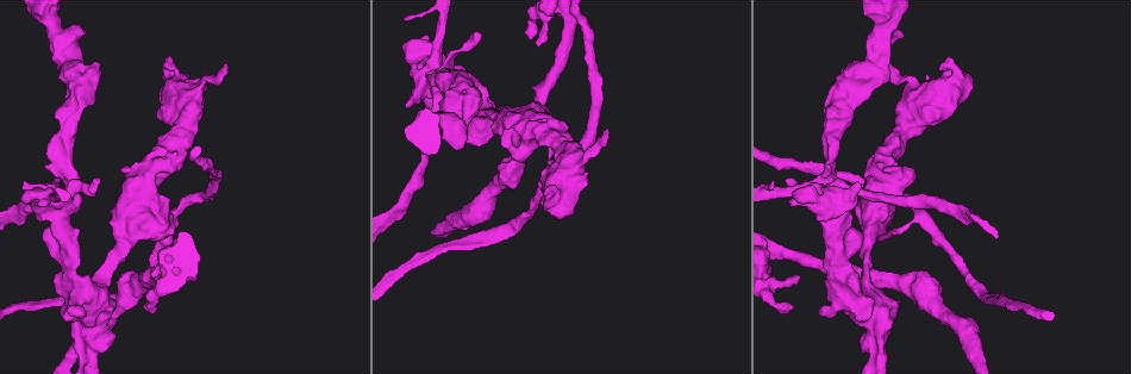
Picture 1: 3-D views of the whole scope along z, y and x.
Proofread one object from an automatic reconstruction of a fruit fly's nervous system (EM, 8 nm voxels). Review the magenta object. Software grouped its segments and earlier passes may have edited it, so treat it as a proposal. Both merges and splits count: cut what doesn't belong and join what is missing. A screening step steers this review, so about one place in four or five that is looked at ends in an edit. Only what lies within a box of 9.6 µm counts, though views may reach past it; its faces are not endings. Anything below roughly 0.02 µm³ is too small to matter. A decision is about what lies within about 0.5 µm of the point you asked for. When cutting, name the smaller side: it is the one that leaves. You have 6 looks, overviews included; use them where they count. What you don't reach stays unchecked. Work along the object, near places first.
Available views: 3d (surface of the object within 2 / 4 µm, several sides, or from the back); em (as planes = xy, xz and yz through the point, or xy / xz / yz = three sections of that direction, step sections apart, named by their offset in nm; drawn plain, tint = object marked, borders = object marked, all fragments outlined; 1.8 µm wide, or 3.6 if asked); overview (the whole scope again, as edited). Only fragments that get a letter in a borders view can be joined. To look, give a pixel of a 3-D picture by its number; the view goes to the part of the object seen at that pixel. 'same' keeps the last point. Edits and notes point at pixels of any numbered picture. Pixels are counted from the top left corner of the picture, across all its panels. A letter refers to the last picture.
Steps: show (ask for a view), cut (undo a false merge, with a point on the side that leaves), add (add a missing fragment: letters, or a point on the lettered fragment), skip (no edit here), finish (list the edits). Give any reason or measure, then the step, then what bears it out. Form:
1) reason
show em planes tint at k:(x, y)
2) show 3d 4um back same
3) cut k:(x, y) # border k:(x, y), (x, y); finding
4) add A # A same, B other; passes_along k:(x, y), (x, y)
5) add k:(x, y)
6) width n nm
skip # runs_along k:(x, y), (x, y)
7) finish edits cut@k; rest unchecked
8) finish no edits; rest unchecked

narrows sharply
show em 3.6um planes tint at 1:(72, 198)

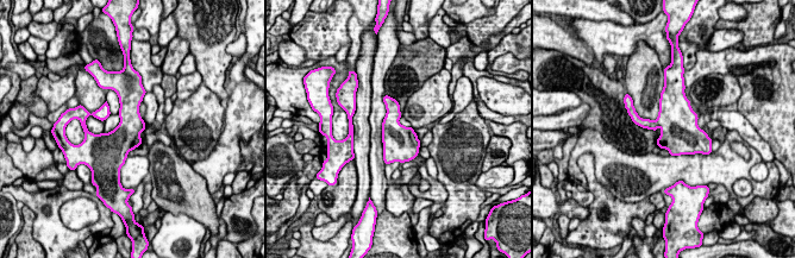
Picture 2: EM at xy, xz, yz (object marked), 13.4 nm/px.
see the neighbours
show em 3.6um planes borders same

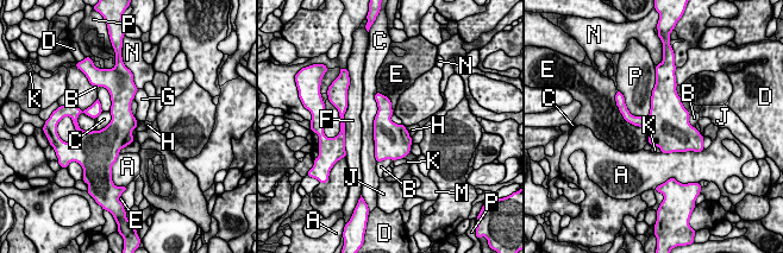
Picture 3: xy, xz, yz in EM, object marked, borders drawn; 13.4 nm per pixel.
skip # A other, B other, C other, D other, E other, F other, G other, H other, J other, K other, M other, N other, P other; border 3:(655, 84), (650, 113), (632, 115); continuous, no second neuron

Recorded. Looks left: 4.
thick end
show em xz step 4 borders at 1:(551, 196)

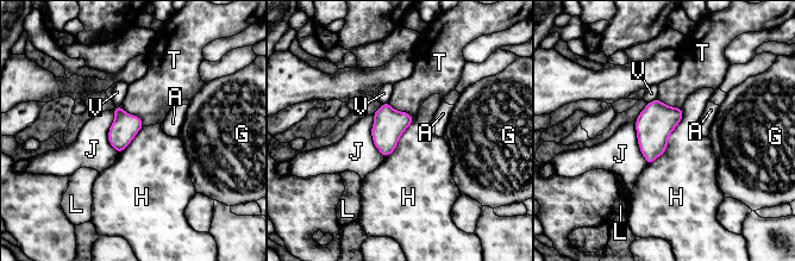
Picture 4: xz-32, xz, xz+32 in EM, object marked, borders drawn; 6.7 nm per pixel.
show em planes borders same

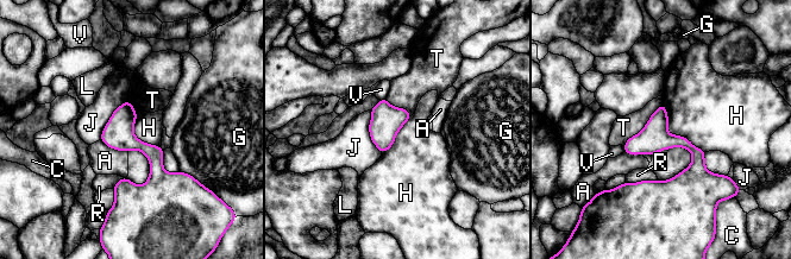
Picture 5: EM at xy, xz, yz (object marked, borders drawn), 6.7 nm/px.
longest_contact H 440 nm
skip # A other, C other, G other, H other, J other, L other, R other, T other, V other; border 5:(664, 102), (667, 131), (704, 152); none of them fits

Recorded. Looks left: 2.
finish no edits; rest unchecked

